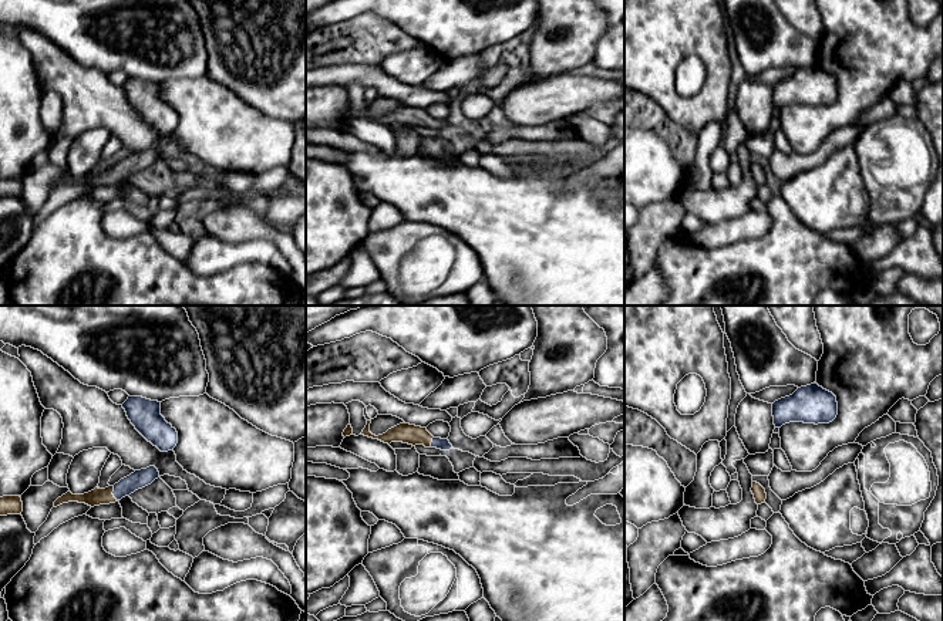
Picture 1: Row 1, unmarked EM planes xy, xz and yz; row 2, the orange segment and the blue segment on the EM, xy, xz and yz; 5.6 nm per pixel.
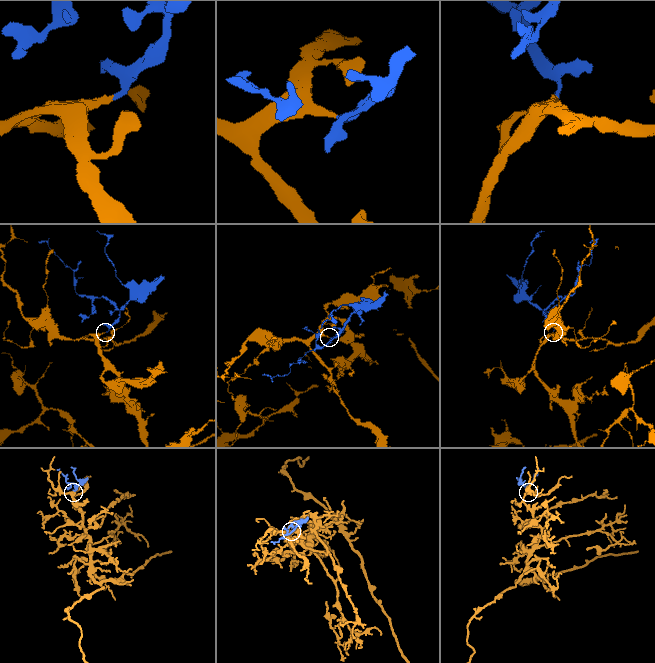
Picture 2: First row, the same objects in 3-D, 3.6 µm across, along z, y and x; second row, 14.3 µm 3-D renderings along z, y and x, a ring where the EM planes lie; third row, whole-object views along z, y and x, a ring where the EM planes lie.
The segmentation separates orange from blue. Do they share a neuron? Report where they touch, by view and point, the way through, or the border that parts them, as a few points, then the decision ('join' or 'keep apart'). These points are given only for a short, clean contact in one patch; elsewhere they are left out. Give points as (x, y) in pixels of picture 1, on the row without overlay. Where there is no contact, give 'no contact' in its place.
meets orange in xy at (111, 175); runs through xy (98, 178), (111, 175), (138, 161); join

